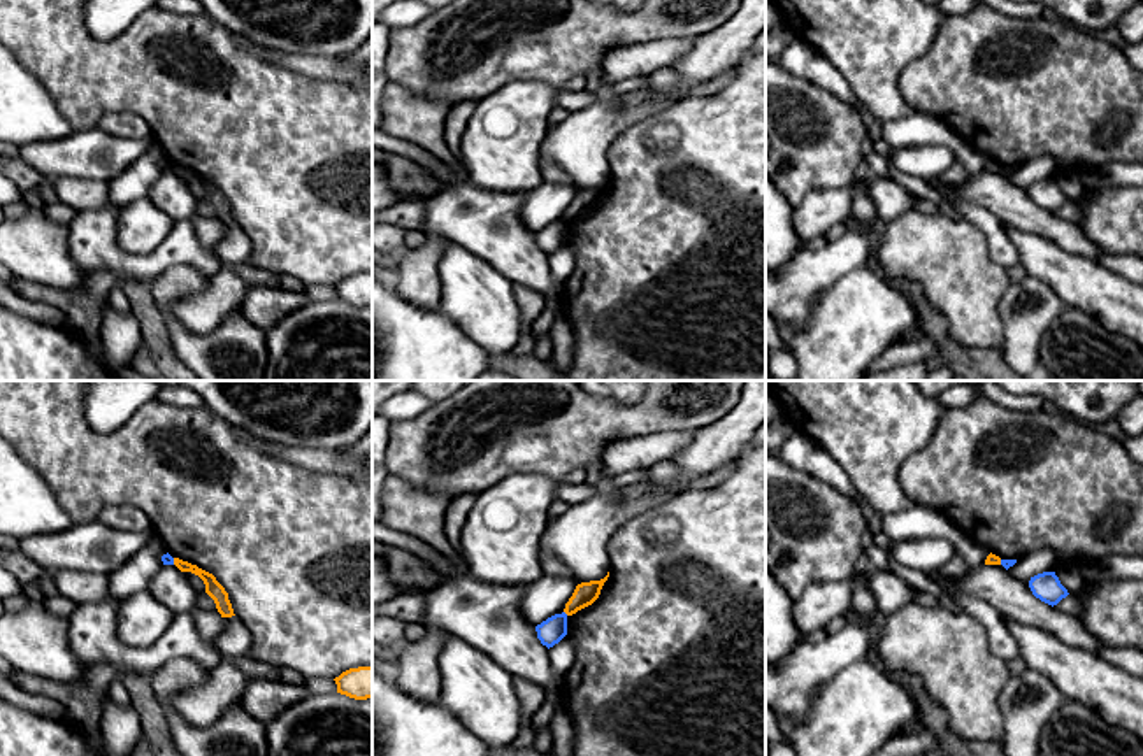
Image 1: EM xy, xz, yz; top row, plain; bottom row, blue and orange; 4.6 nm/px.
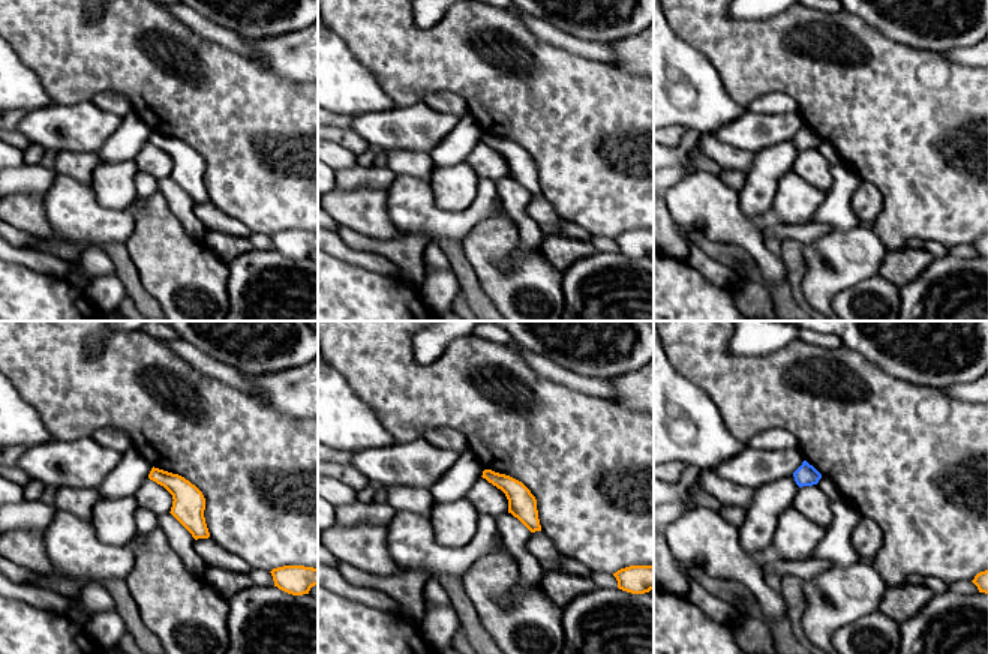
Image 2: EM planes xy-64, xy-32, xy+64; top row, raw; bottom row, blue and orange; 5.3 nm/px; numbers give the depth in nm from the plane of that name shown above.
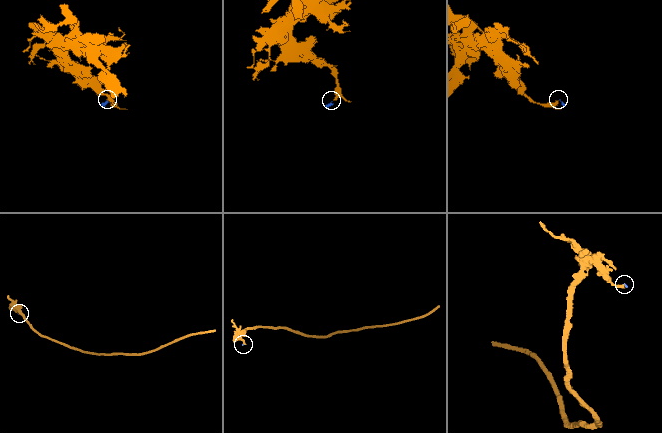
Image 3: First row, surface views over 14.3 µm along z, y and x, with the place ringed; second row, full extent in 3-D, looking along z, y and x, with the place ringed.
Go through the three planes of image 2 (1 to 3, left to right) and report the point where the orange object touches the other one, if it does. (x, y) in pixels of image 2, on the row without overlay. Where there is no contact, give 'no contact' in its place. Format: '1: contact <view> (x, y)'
1: no contact
2: no contact
3: no contact

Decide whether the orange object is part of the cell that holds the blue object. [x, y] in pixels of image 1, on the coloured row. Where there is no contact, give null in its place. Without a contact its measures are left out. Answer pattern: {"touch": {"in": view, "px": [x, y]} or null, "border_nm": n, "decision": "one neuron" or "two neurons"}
{"touch": {"in": "xy", "px": [172, 562]}, "border_nm": 30, "decision": "two neurons"}

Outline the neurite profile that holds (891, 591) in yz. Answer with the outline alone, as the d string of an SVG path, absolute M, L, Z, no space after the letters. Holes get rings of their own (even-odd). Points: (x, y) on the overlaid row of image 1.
M871 570L867 588L876 600L878 610L885 616L894 614L904 605L915 603L913 588L890 570Z

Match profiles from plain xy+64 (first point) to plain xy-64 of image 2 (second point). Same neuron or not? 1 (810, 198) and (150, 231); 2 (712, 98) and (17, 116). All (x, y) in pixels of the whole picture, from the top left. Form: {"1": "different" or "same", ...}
{"1": "different", "2": "different"}

